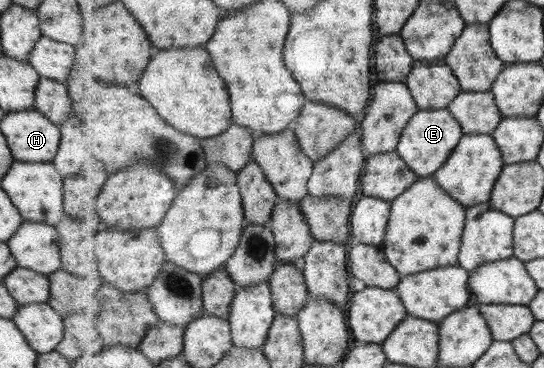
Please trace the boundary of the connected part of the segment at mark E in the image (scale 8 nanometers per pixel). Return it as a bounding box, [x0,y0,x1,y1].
[396,109,465,177]

